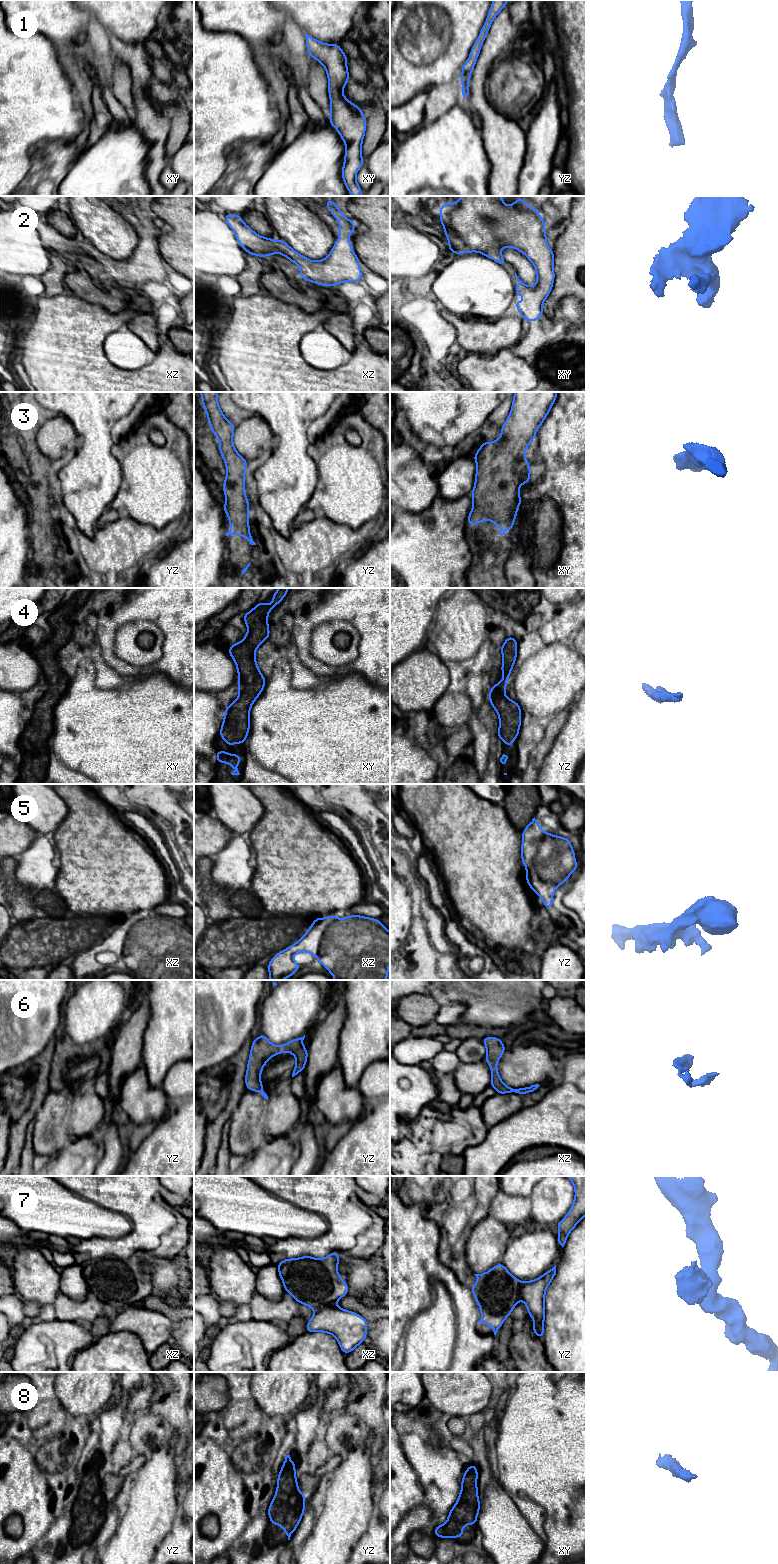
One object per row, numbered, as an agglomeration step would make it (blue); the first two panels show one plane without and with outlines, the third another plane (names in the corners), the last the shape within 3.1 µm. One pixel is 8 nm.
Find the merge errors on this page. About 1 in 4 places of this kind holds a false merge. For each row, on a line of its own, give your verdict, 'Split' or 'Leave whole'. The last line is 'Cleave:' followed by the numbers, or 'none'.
1: Leave whole
2: Leave whole
3: Leave whole
4: Leave whole
5: Leave whole
6: Leave whole
7: Split
8: Leave whole
Cleave: 7

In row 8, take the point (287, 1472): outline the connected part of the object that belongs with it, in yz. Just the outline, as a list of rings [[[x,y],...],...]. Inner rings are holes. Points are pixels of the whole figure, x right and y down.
[[[288,1454],[277,1477],[277,1488],[267,1511],[271,1525],[282,1525],[290,1540],[306,1509],[306,1494],[298,1489],[296,1465]]]

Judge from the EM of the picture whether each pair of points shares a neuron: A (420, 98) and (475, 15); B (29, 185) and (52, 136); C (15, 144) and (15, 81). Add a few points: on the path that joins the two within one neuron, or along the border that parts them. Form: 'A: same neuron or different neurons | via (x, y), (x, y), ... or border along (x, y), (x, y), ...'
A: different neurons | border along (427, 88), (418, 92), (406, 102)
B: different neurons | border along (70, 143), (56, 141), (30, 163)
C: same neuron | via (15, 128), (15, 97)

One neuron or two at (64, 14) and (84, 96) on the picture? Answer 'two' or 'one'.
one

